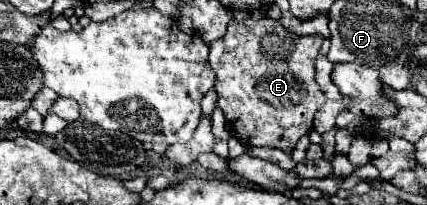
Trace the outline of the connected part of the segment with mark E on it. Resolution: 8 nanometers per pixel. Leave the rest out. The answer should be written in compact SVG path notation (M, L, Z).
M230 20L226 36L210 42L210 66L216 72L216 94L218 106L230 122L232 134L250 144L278 148L282 152L292 152L302 134L312 130L312 120L318 108L326 102L324 92L314 80L316 56L322 46L322 36L296 36L288 32L278 20Z

